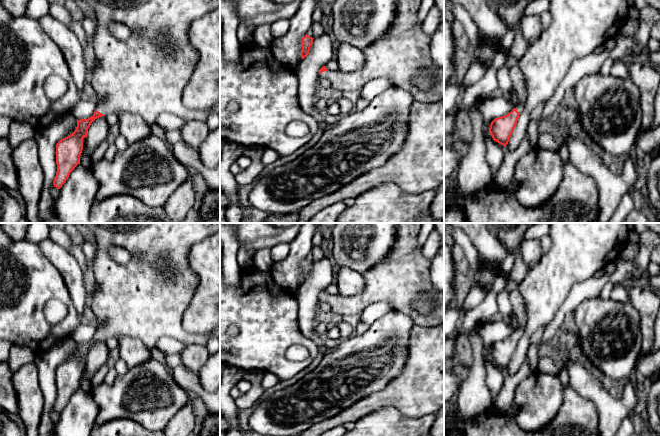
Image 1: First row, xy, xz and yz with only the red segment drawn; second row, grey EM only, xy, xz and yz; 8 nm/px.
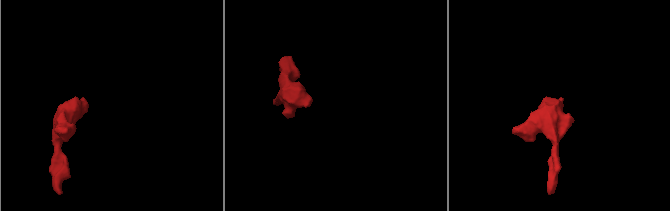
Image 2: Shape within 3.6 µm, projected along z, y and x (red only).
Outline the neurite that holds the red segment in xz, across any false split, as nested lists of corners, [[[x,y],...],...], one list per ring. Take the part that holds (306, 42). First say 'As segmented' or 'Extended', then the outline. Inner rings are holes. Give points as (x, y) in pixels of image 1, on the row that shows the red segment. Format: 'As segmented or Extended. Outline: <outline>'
As segmented. Outline: [[[307,34],[302,38],[301,45],[302,45],[302,51],[301,51],[301,58],[304,59],[310,51],[310,48],[313,43],[312,37],[308,36]]]

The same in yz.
Extended. Outline: [[[486,0],[489,8],[502,19],[507,28],[512,28],[515,31],[513,44],[509,50],[509,62],[507,66],[518,97],[518,104],[507,115],[495,118],[489,128],[493,140],[505,148],[528,97],[525,77],[518,63],[526,54],[526,50],[530,45],[522,36],[520,22],[527,5],[532,1],[534,0]]]

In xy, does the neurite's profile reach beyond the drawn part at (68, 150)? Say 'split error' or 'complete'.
split error

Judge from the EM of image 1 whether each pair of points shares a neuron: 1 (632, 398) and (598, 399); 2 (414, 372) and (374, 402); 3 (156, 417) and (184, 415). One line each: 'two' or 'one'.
1: one
2: one
3: two

